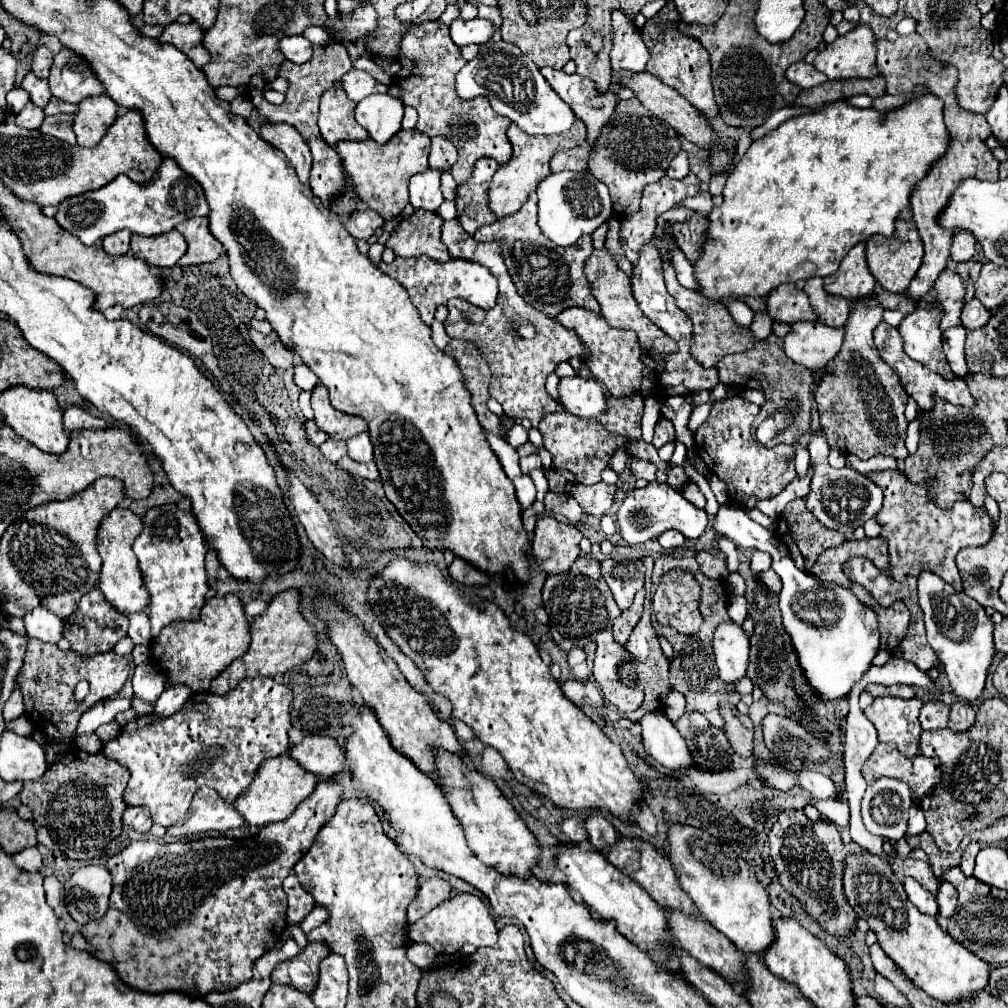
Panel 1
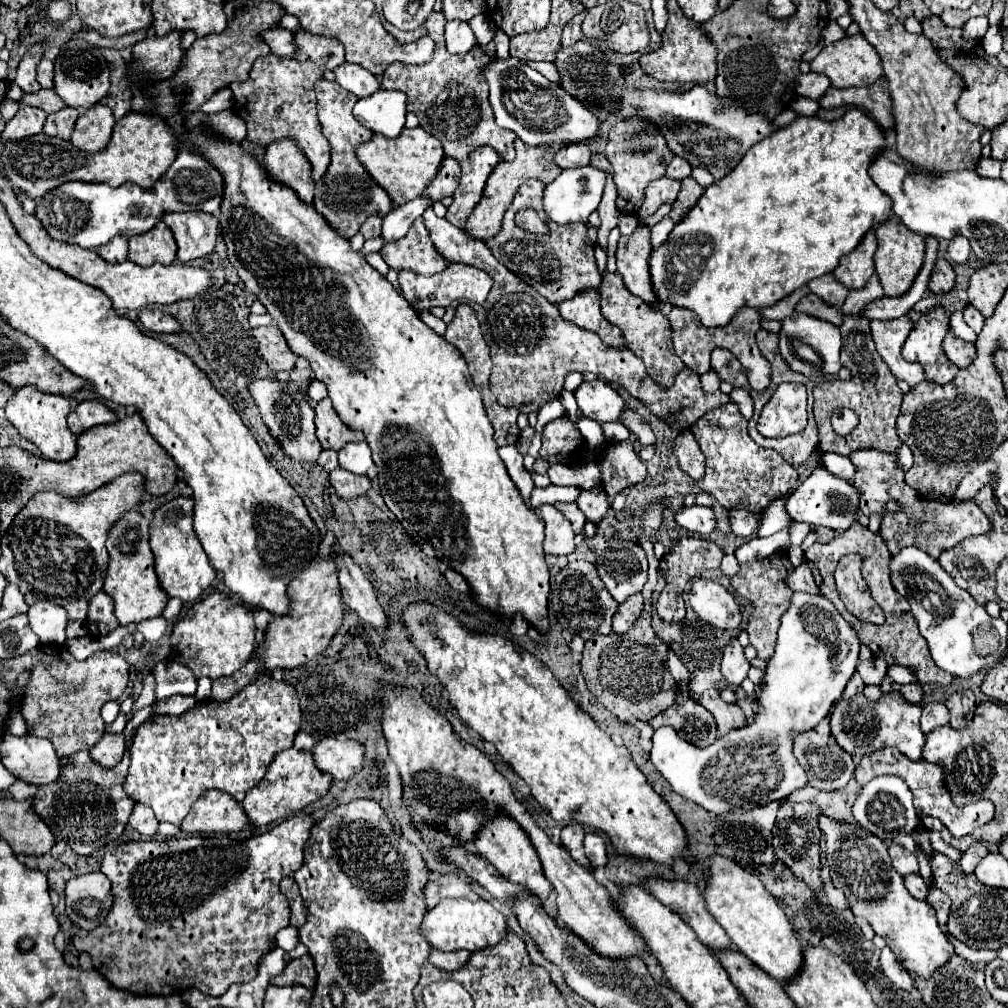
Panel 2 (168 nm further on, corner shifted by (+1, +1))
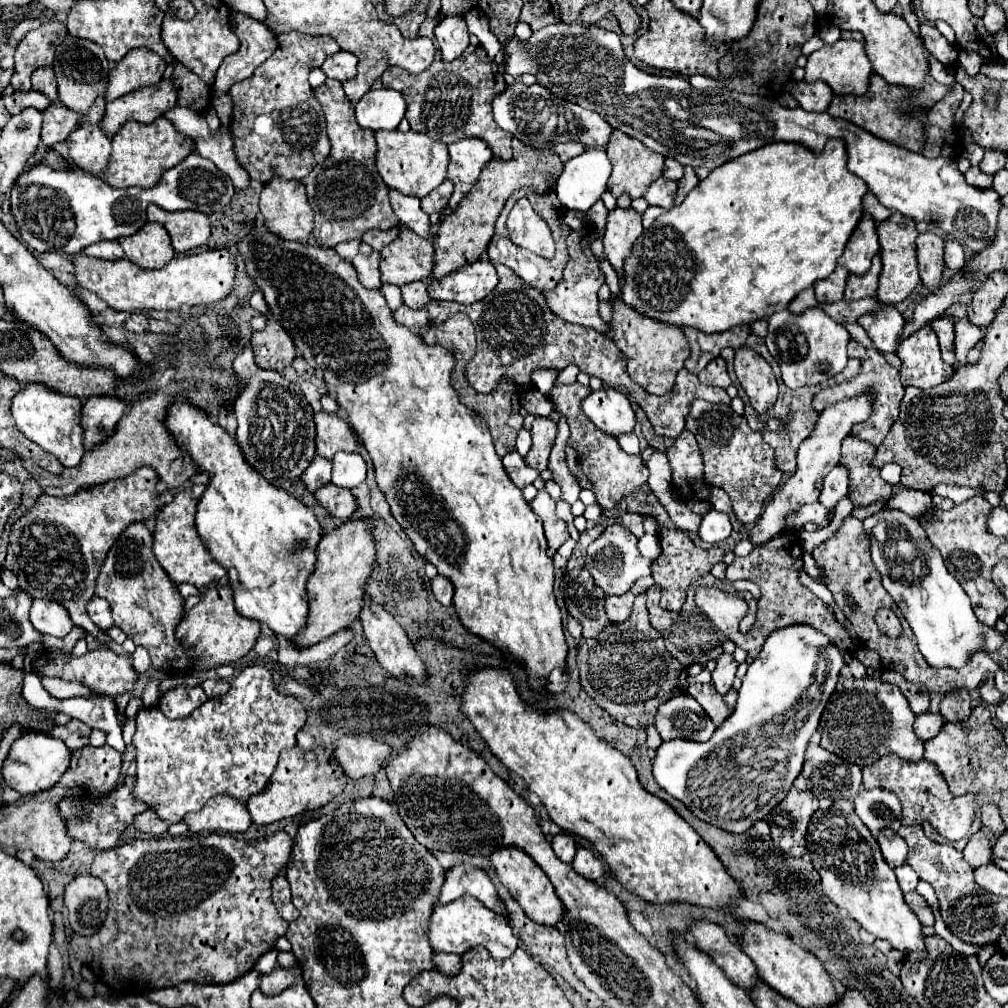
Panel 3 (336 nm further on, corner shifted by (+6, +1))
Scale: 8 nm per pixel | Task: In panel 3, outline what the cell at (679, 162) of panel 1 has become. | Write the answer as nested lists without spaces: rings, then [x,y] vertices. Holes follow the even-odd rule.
[[[673,158],[665,160],[665,170],[663,176],[669,180],[679,180],[683,176],[683,166],[679,162],[673,162]]]

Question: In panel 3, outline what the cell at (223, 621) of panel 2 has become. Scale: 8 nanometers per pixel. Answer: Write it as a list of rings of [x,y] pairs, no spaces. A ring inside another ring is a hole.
[[[213,586],[201,596],[199,604],[191,608],[181,624],[177,626],[177,638],[191,654],[193,670],[215,670],[223,664],[233,664],[241,660],[255,644],[259,636],[259,622],[241,616],[233,606],[233,592],[229,586]]]

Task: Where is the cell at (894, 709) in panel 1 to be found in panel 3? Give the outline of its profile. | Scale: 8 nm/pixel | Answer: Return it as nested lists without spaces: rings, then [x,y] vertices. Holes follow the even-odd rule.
[[[841,674],[837,690],[831,694],[821,714],[821,746],[857,766],[873,764],[877,758],[891,752],[909,762],[919,762],[923,758],[923,742],[915,736],[913,722],[915,714],[897,686],[869,676],[855,680],[853,676]]]

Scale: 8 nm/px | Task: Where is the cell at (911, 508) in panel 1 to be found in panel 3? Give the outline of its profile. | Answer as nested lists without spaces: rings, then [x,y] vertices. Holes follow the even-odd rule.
[[[845,438],[841,464],[851,470],[849,500],[855,508],[863,508],[887,498],[895,486],[879,476],[879,468],[873,466],[875,446],[857,438]]]

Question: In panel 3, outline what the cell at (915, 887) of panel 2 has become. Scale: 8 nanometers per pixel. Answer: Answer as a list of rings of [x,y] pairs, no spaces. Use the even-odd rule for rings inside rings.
[[[899,866],[895,868],[895,874],[897,874],[897,880],[899,880],[899,886],[901,890],[907,894],[907,892],[913,892],[917,882],[919,882],[919,876],[911,870],[911,866]]]

